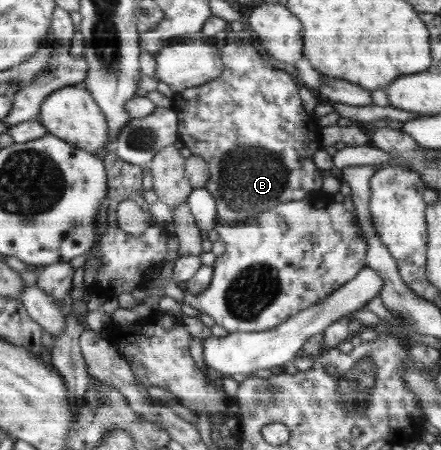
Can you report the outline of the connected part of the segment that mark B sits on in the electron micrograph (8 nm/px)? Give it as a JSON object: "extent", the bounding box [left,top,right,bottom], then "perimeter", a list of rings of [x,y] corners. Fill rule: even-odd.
{"extent":[170,29,325,225],"perimeter":[[[232,29],[227,30],[226,44],[219,50],[221,54],[221,60],[223,60],[223,71],[217,79],[205,83],[205,85],[199,85],[196,88],[185,89],[179,93],[174,93],[172,96],[172,103],[170,108],[178,113],[178,139],[191,151],[191,155],[202,157],[207,162],[209,167],[209,179],[205,188],[212,195],[216,202],[216,220],[219,224],[228,225],[242,225],[248,221],[255,220],[261,213],[274,209],[277,205],[288,203],[289,201],[300,201],[306,199],[309,193],[319,191],[322,188],[321,170],[317,168],[315,162],[313,162],[313,155],[321,149],[321,145],[325,141],[325,136],[316,127],[315,116],[307,114],[305,108],[303,108],[303,101],[299,97],[299,80],[295,79],[291,74],[288,74],[284,70],[273,67],[259,54],[259,51],[255,49],[253,45],[252,36],[245,29],[234,31]]]}

